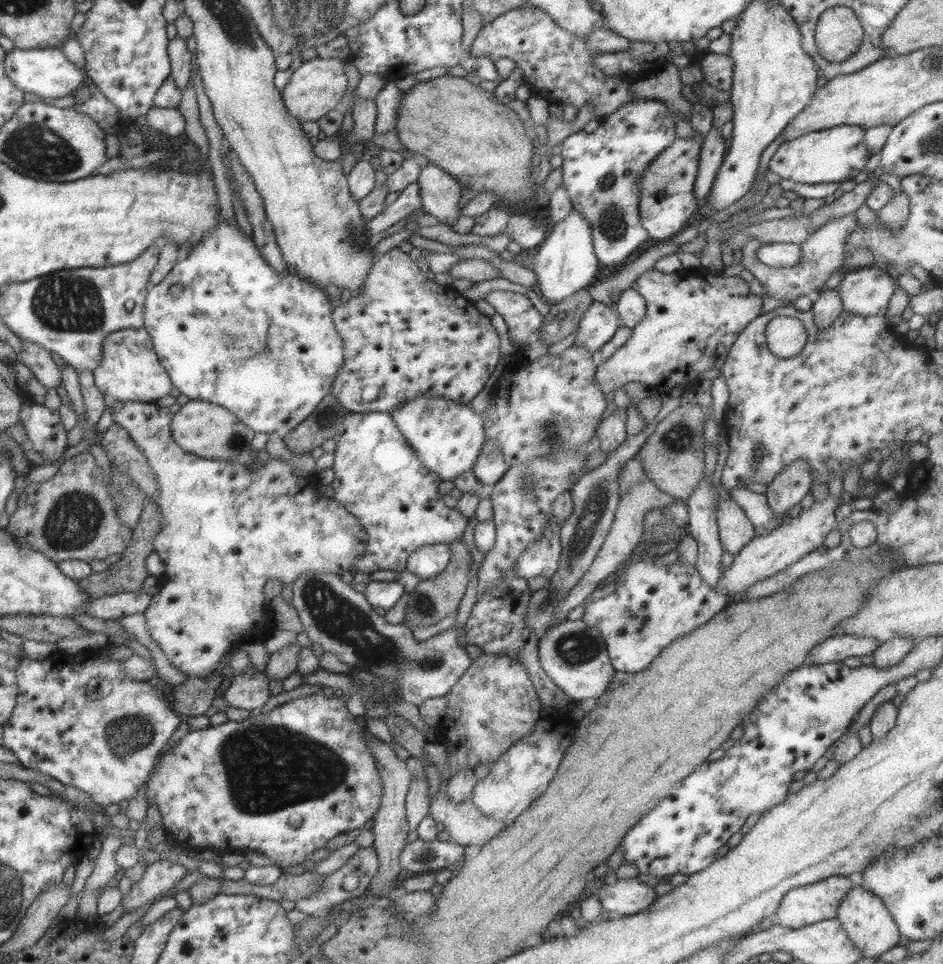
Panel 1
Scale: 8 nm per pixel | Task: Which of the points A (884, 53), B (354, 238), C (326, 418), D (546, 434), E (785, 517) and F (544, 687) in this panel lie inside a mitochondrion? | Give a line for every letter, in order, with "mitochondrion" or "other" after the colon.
A: other
B: mitochondrion
C: mitochondrion
D: mitochondrion
E: other
F: other

